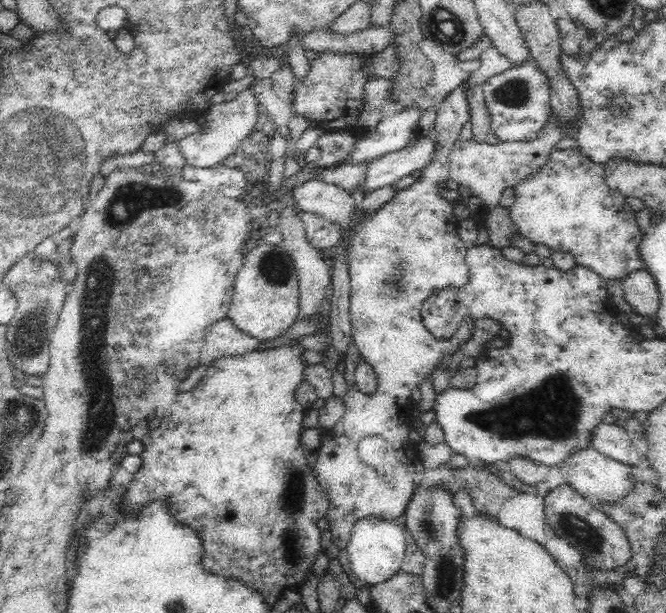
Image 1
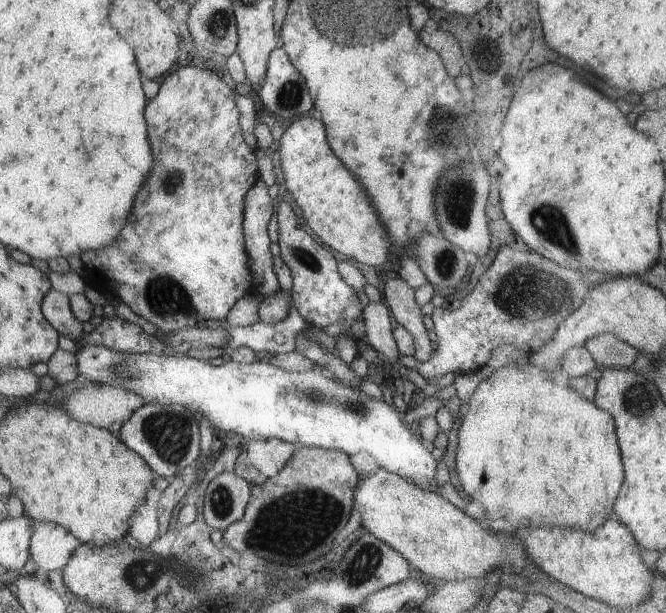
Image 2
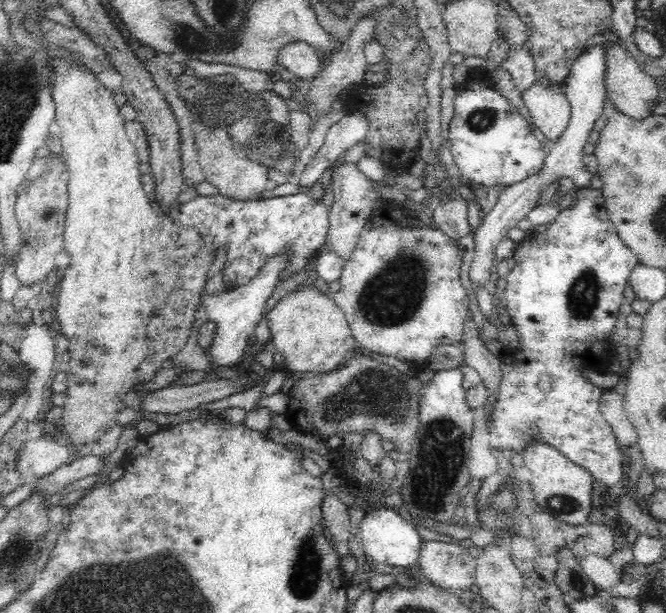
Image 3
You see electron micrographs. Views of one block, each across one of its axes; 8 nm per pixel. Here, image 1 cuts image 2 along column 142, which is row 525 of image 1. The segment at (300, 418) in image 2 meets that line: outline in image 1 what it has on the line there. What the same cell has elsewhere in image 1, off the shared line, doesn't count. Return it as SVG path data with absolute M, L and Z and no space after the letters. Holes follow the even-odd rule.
M374 516L362 518L353 525L350 541L346 546L350 567L358 579L369 586L384 582L401 571L407 544L397 520L383 520Z

